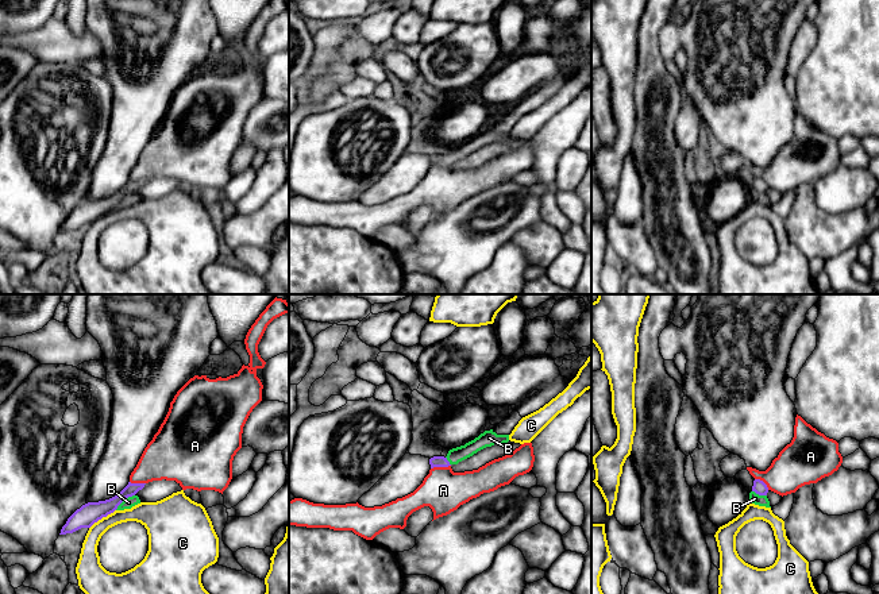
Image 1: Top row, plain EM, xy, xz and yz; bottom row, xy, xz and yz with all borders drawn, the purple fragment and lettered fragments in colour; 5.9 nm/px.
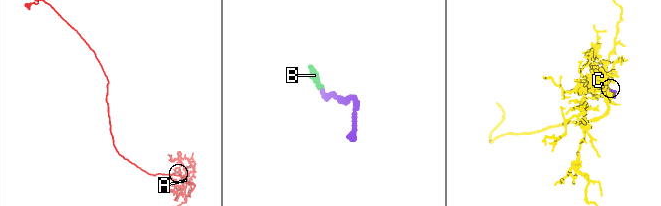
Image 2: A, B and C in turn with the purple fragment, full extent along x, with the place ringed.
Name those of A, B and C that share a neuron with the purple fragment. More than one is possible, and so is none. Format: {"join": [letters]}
{"join": ["B"]}

